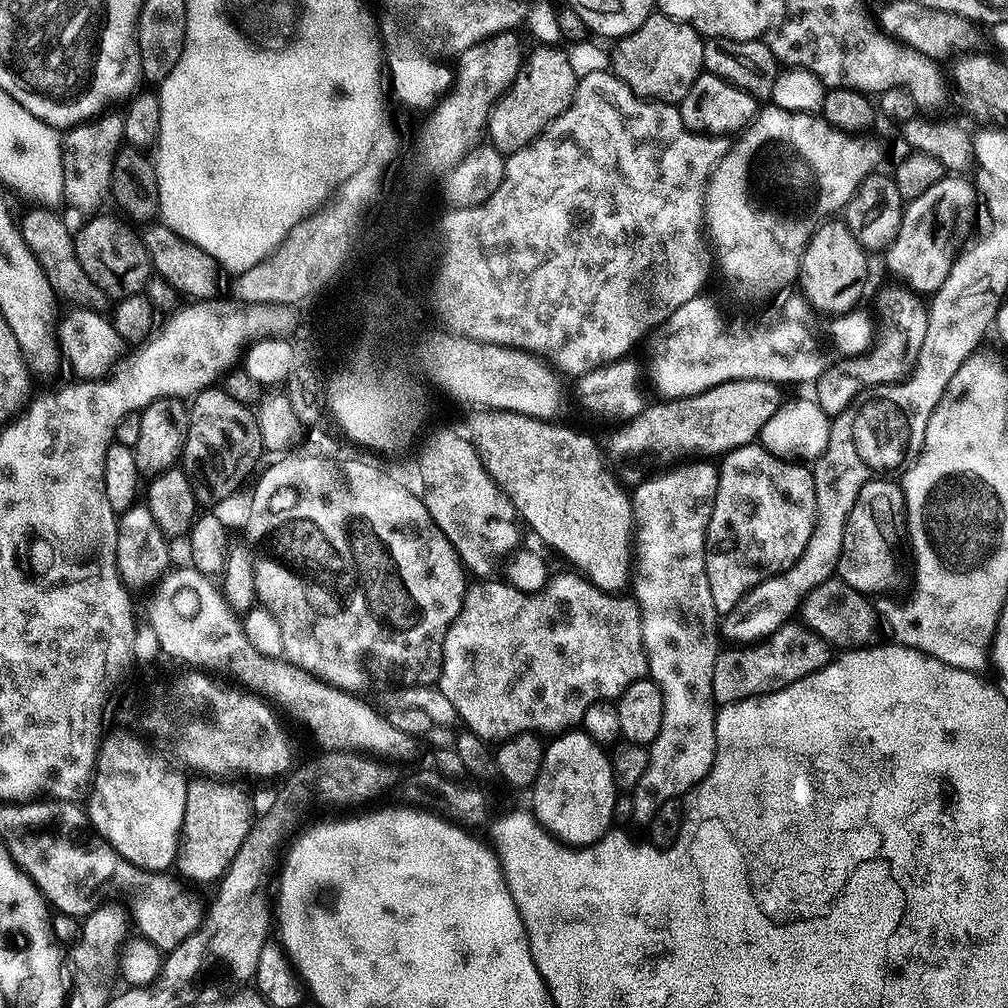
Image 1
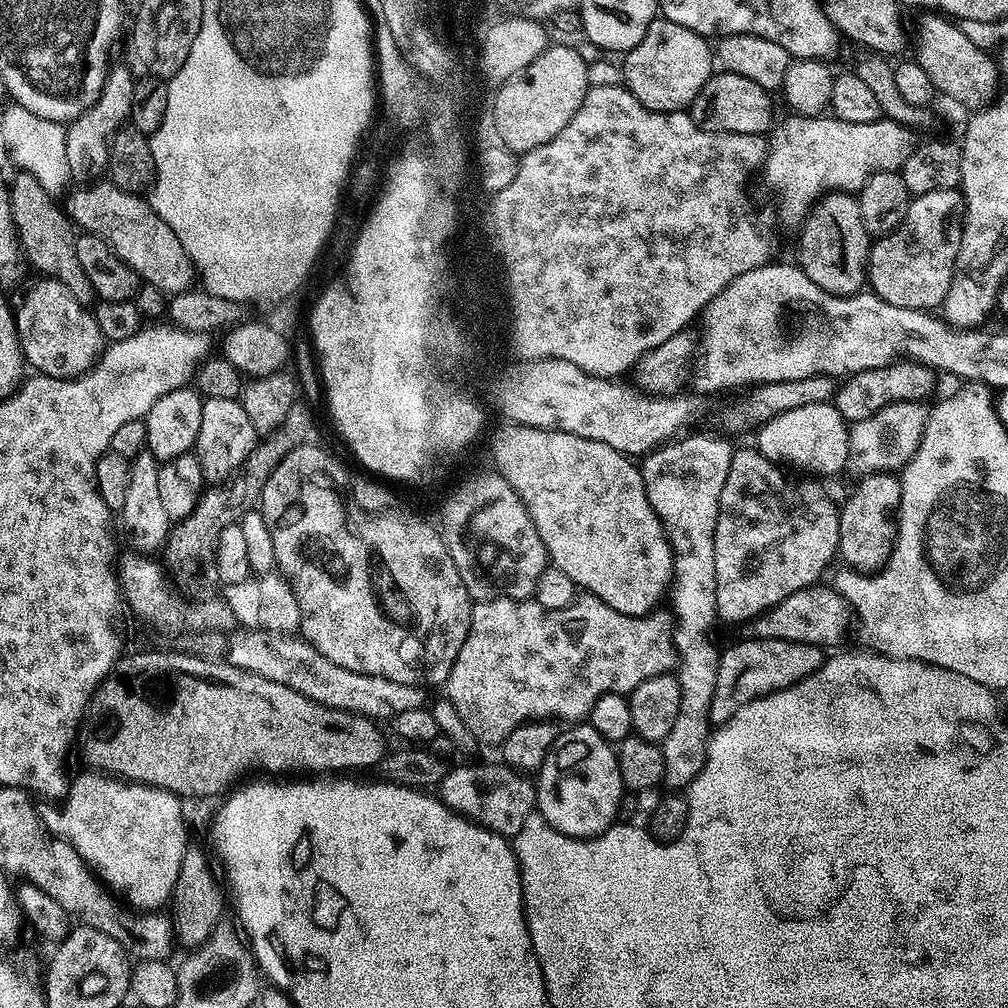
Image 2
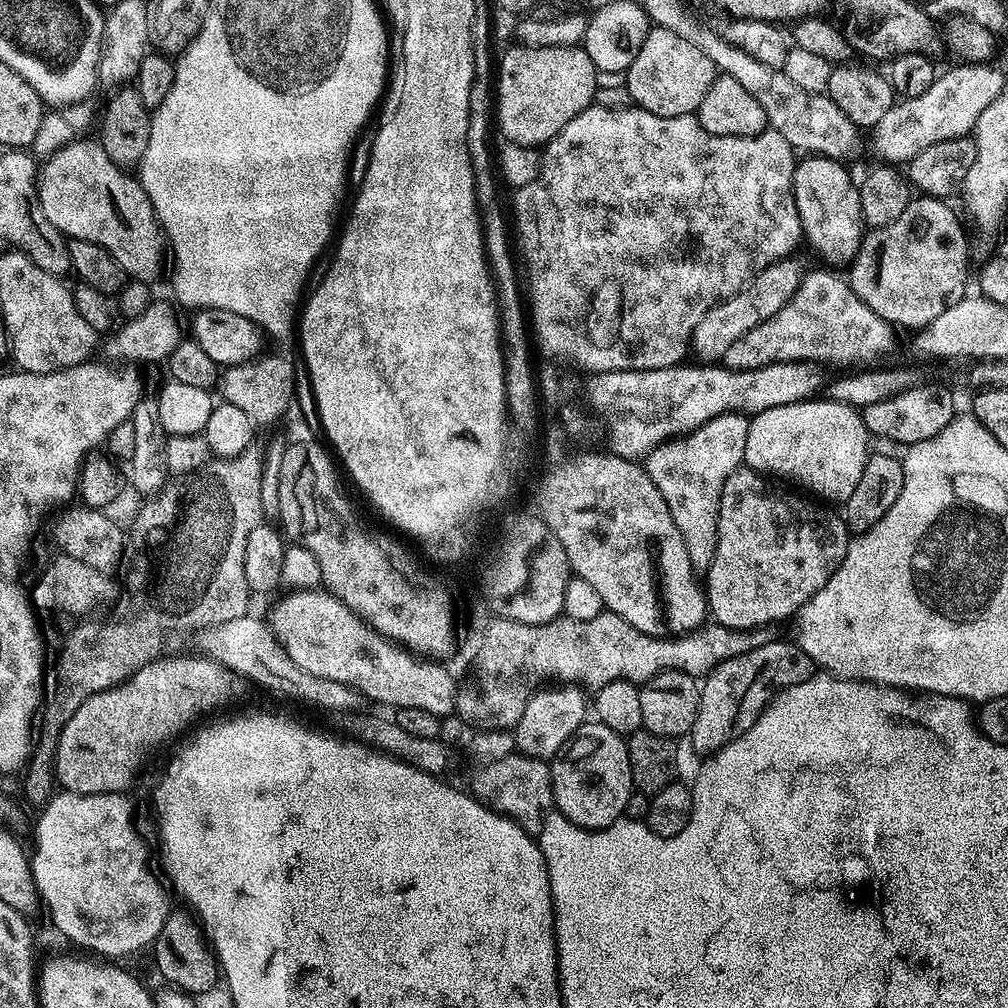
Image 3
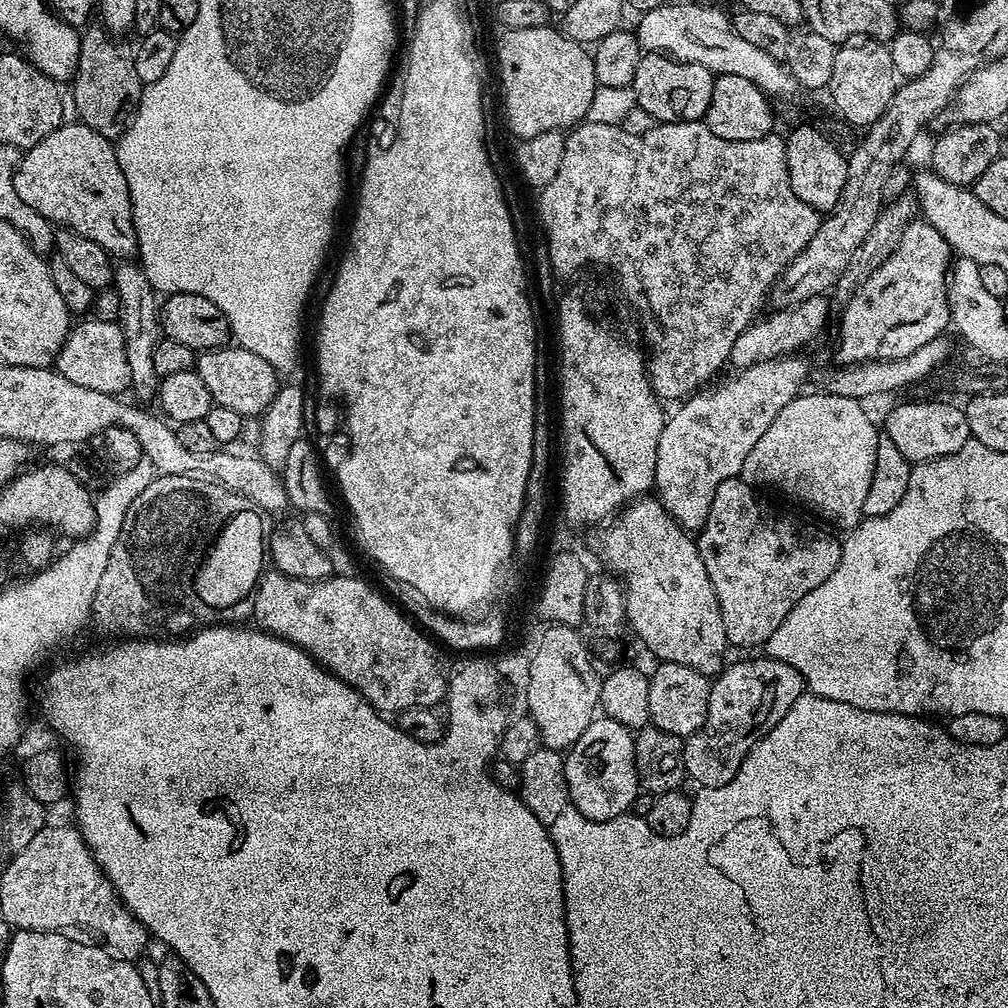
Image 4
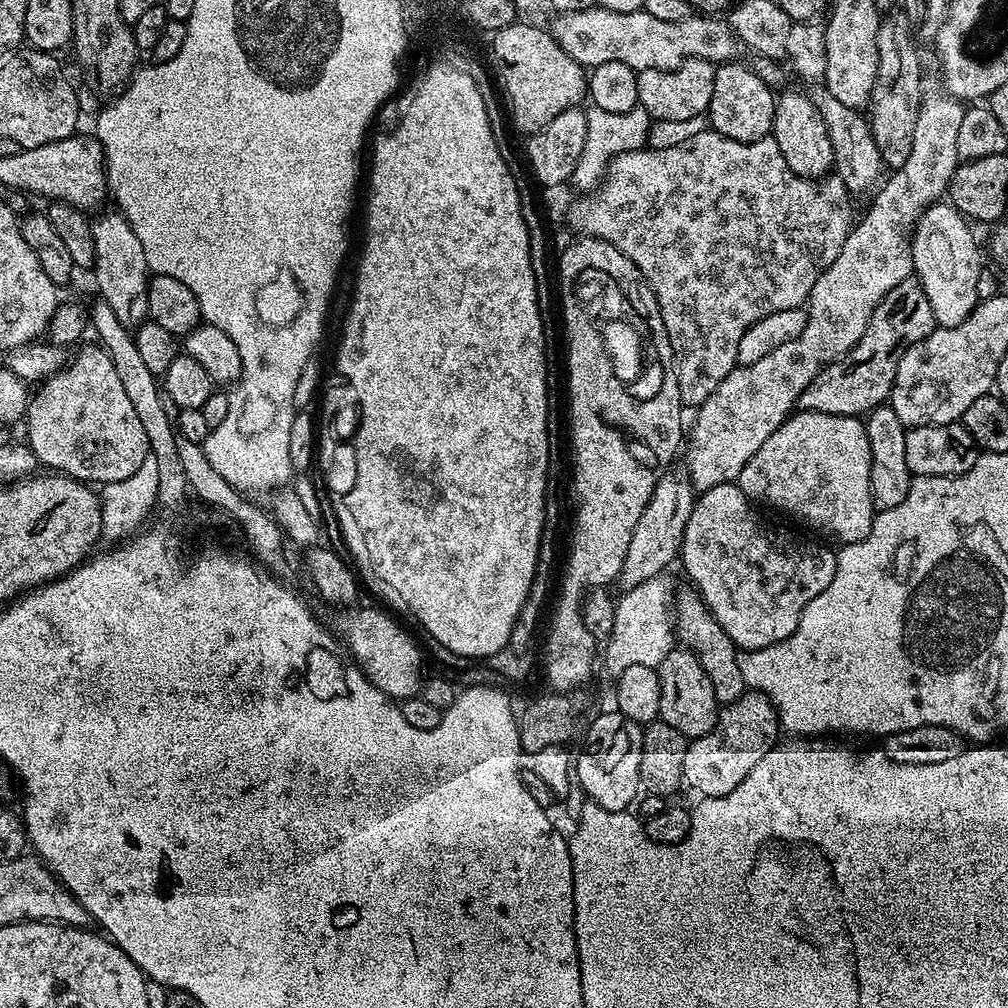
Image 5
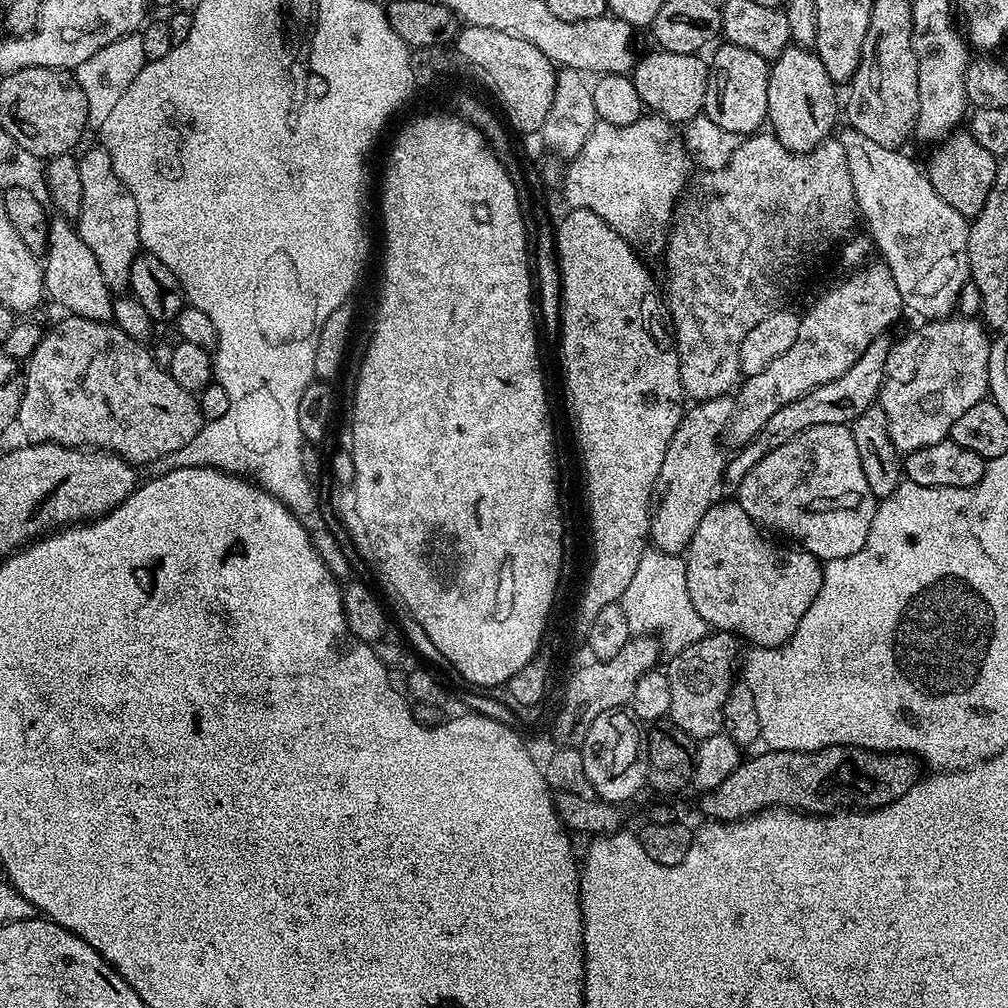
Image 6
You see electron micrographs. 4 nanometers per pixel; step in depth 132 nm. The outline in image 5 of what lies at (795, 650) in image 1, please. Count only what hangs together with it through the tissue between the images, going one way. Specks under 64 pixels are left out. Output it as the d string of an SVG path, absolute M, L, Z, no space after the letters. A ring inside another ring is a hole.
M755 690L745 691L742 698L719 709L714 725L704 736L695 737L686 750L684 779L687 787L700 792L701 797L725 796L730 794L766 758L770 749L775 748L782 729L780 719L771 700Z

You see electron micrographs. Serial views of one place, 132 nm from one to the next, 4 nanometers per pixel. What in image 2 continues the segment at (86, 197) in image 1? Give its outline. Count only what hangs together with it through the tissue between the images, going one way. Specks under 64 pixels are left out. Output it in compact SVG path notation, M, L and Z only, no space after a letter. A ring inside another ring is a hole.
M113 63L108 69L99 98L67 125L66 162L73 177L96 178L107 169L112 135L129 123L137 79L137 73L132 73L126 65Z

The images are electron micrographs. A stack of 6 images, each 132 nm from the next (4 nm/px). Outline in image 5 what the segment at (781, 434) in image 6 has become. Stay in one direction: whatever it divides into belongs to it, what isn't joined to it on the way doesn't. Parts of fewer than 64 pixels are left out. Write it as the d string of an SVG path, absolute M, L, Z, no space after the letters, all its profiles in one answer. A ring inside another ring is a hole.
M915 278L904 280L898 286L894 286L894 290L890 290L890 294L886 294L886 298L882 298L882 302L876 307L866 326L866 334L862 334L862 338L845 356L841 356L839 360L835 360L830 366L823 368L818 374L818 378L814 378L814 382L810 382L810 386L806 386L806 390L802 390L796 408L806 412L863 417L872 409L881 407L892 395L894 374L904 351L910 346L922 342L922 338L929 336L937 326L934 310L930 310L930 302L926 299L920 281Z

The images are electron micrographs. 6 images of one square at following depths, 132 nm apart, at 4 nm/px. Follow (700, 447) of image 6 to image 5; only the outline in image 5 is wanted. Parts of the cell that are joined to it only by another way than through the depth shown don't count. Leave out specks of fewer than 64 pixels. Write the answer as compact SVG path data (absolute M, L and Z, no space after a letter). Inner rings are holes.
M666 474L660 479L646 510L642 510L642 518L638 518L638 526L634 526L634 538L630 538L630 550L626 550L626 562L622 562L620 571L618 584L621 589L627 590L659 577L668 572L672 563L677 563L684 527L690 522L690 510L696 505L697 493L687 475L672 475Z

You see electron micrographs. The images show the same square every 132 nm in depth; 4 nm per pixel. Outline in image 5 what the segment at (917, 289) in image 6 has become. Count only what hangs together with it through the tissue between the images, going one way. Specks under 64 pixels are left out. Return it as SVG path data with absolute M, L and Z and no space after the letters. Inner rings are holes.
M823 86L813 88L816 89L811 89L811 98L826 122L826 130L830 134L830 146L834 146L835 175L844 180L849 193L857 194L856 192L866 191L872 183L875 185L881 179L880 172L882 173L880 151L872 137L871 123L866 119L863 111L838 102L838 98L834 98L834 94L830 94L827 88ZM941 202L939 204L931 204L931 206L926 209L920 219L916 221L914 227L910 232L910 243L912 245L912 270L915 279L920 281L922 290L926 294L926 299L930 302L930 310L934 310L934 318L936 319L937 325L941 328L949 328L950 326L958 326L958 322L962 322L967 318L968 315L976 309L978 303L978 274L982 271L982 264L980 264L980 252L982 256L982 248L976 245L976 236L972 233L973 225L957 210L952 207L951 203Z

